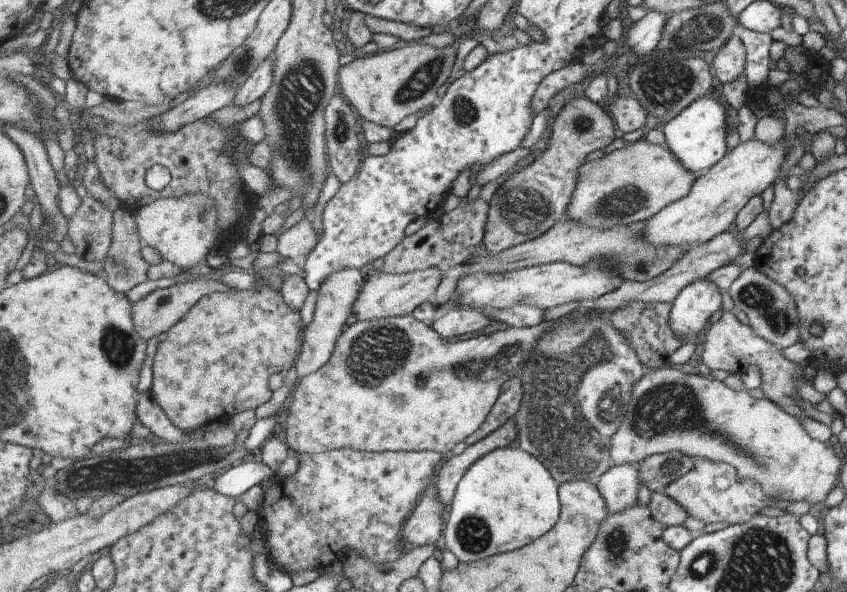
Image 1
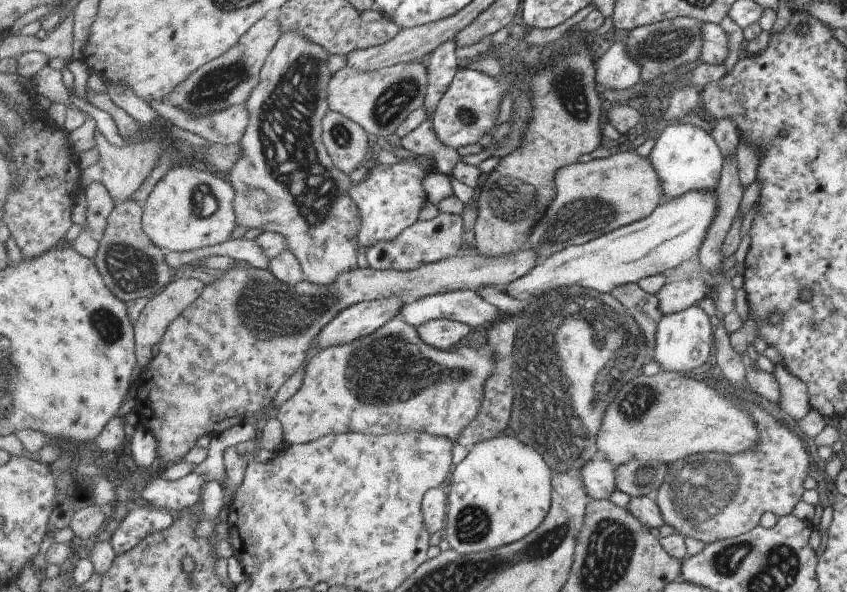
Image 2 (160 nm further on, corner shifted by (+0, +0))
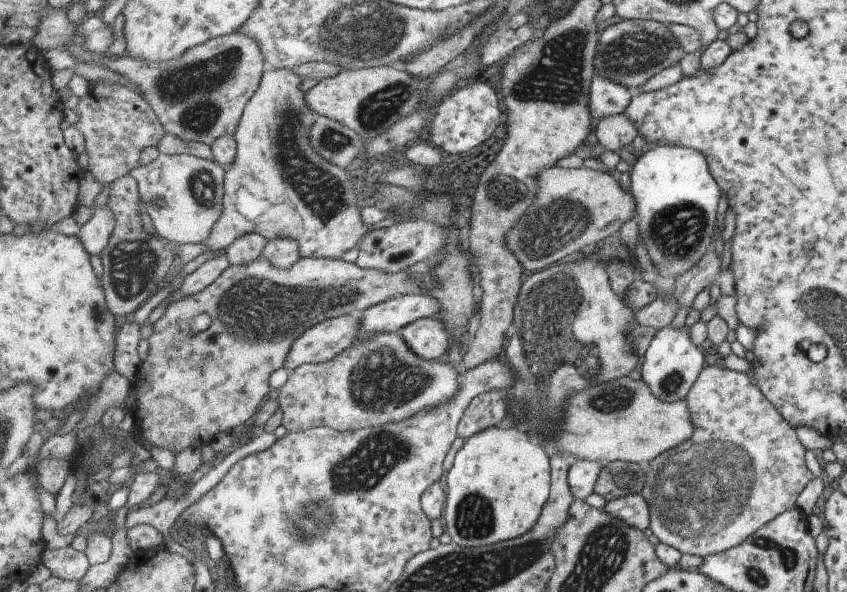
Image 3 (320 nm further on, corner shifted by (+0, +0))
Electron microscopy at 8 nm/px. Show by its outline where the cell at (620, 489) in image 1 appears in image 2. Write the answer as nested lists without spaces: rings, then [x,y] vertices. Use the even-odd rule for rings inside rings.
[[[589,459],[581,462],[577,477],[583,482],[584,492],[591,499],[607,499],[614,488],[614,470],[611,463],[603,460]]]

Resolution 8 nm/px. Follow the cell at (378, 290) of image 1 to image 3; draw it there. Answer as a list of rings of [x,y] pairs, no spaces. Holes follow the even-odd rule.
[[[341,315],[324,320],[298,336],[292,344],[285,370],[291,372],[304,364],[325,364],[353,346],[358,335],[361,315]]]

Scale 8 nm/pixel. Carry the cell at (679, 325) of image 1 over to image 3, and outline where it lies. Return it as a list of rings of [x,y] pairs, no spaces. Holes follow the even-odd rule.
[[[668,326],[660,329],[643,353],[639,364],[640,381],[661,402],[672,403],[683,399],[703,366],[710,361],[700,347],[689,342],[688,329],[685,326],[680,330],[671,330]]]

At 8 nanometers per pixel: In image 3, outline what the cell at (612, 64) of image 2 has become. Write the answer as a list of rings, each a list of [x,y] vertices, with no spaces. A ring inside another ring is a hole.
[[[593,76],[588,90],[589,116],[601,121],[608,116],[625,113],[633,92],[623,85],[605,80],[605,77]]]

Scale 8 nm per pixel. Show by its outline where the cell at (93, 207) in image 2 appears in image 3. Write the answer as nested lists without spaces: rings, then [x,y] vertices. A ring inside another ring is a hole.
[[[101,80],[90,82],[77,111],[77,119],[73,125],[85,137],[89,170],[104,184],[131,174],[139,166],[141,154],[149,148],[157,148],[167,134],[160,117],[145,97],[125,85],[108,84]]]

